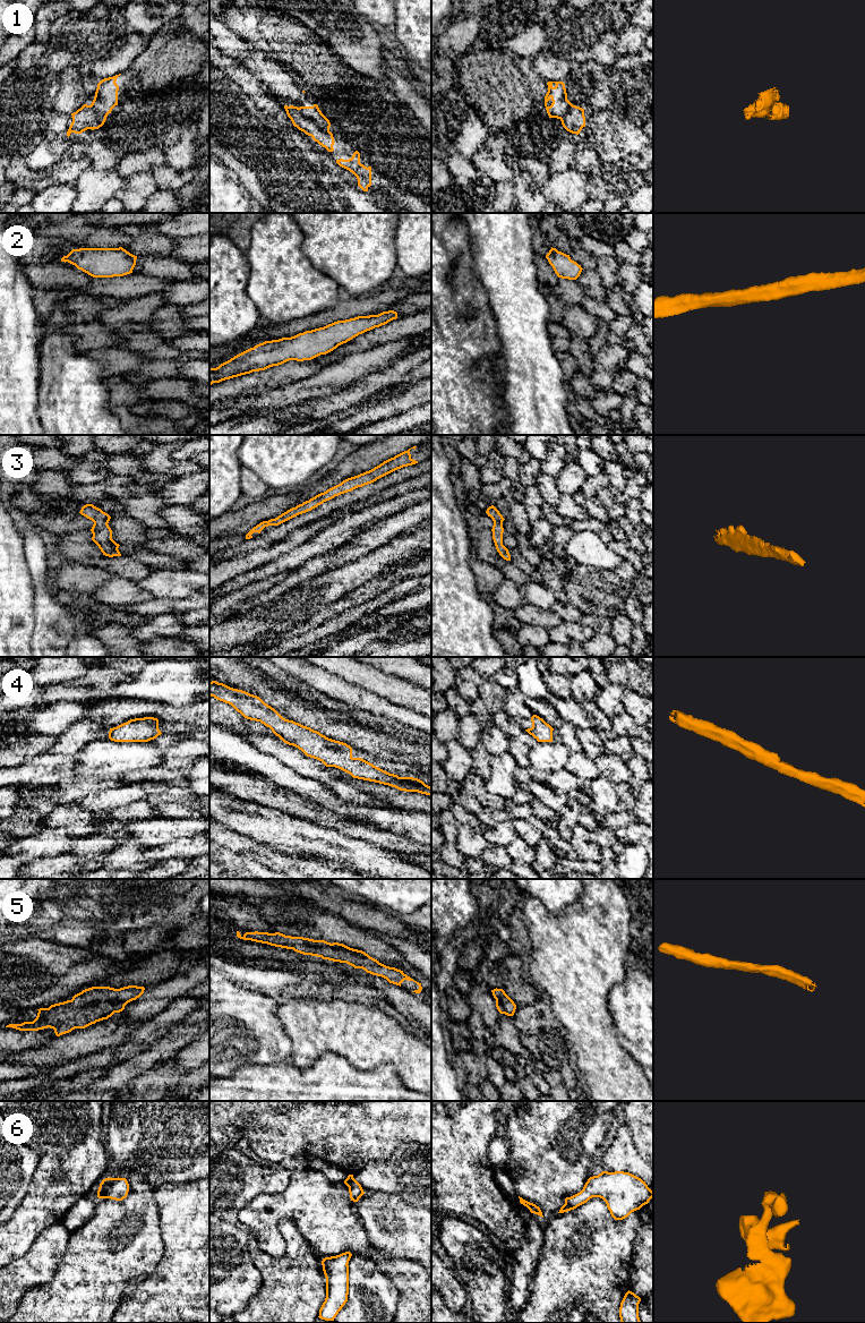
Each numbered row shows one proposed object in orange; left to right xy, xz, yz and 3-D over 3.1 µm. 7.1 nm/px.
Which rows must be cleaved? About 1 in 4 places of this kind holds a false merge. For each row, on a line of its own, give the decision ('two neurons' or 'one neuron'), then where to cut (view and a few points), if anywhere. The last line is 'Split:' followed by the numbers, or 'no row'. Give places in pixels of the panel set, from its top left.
1: two neurons; cut in xz along (299, 108), (305, 116), (328, 129)
2: one neuron; no cut
3: one neuron; no cut
4: one neuron; no cut
5: one neuron; no cut
6: one neuron; no cut
Split: 1

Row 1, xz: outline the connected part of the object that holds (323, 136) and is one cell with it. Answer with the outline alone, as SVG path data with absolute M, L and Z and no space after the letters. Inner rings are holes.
M284 105L288 117L291 119L294 127L311 136L315 142L325 147L328 152L333 152L334 137L329 129L319 126L312 119L305 117L300 108L293 105Z

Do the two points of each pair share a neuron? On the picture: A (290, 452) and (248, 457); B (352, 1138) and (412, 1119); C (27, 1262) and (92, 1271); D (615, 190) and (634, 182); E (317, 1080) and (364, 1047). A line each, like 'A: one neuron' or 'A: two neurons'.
A: one neuron
B: one neuron
C: two neurons
D: one neuron
E: two neurons

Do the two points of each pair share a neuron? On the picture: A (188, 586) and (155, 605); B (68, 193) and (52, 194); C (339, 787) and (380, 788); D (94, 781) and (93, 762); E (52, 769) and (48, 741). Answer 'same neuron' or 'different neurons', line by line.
A: different neurons
B: same neuron
C: different neurons
D: different neurons
E: different neurons

